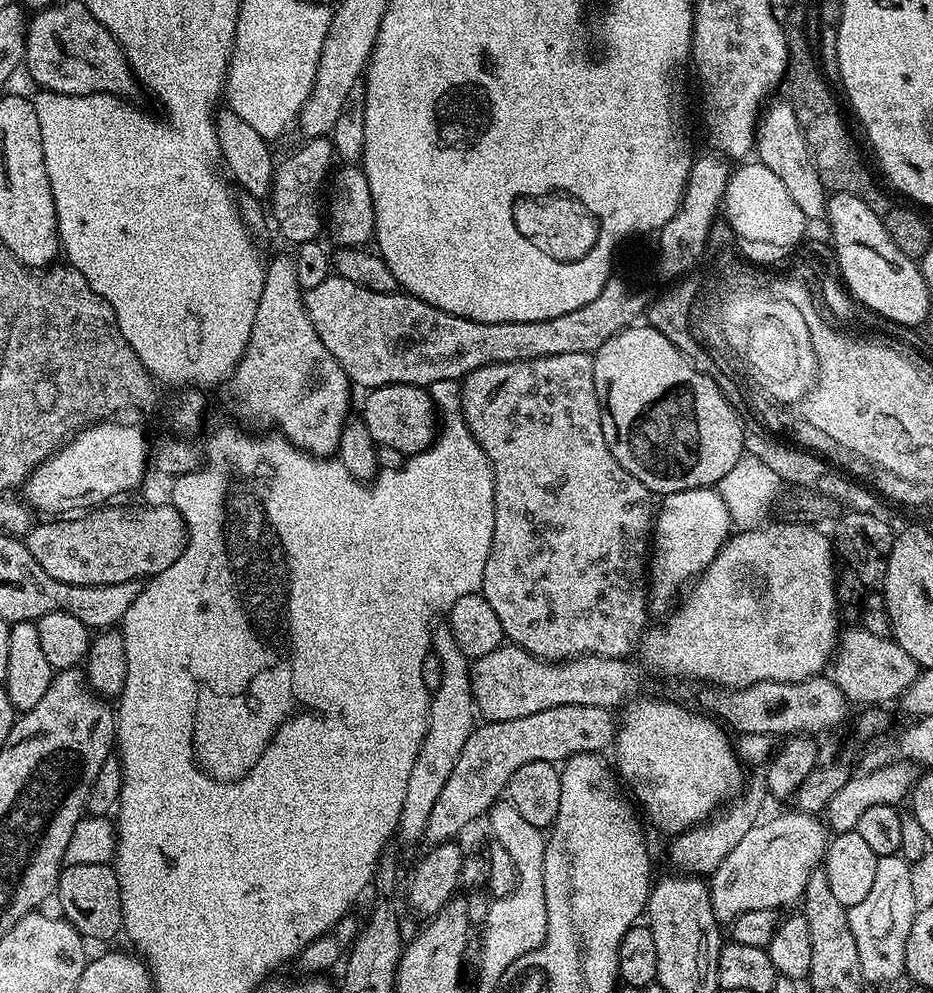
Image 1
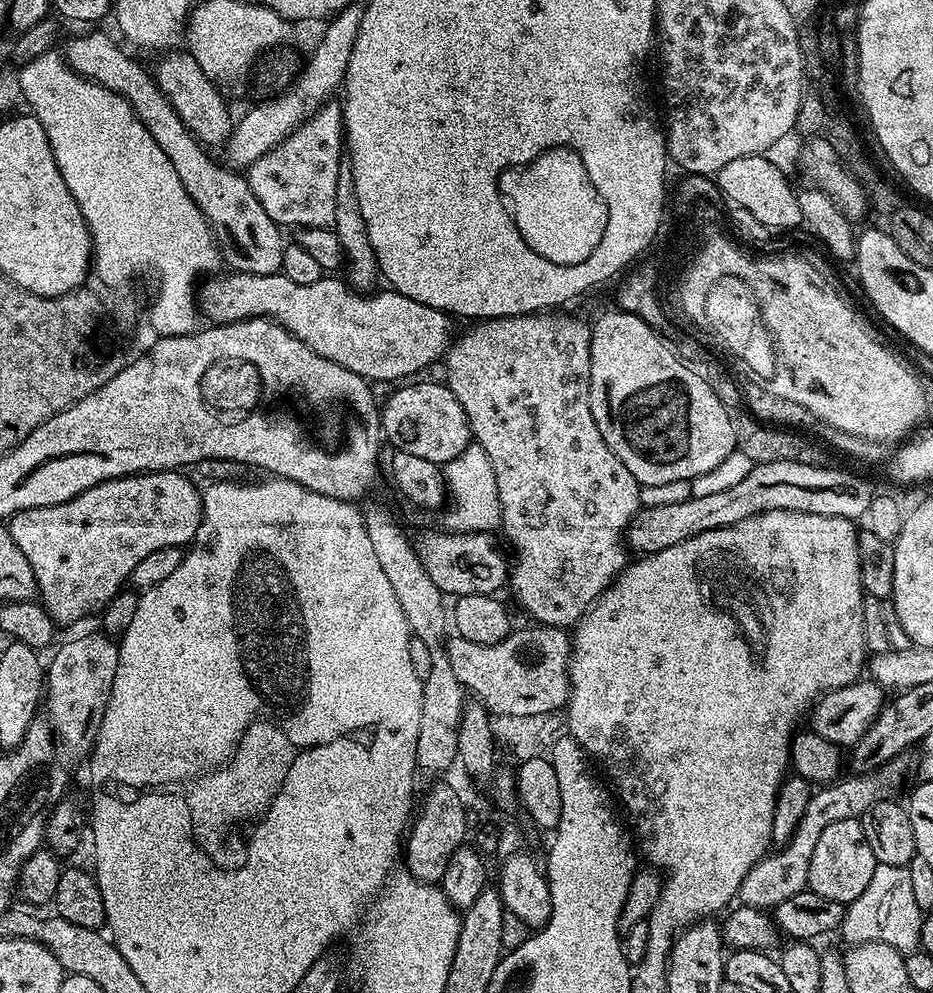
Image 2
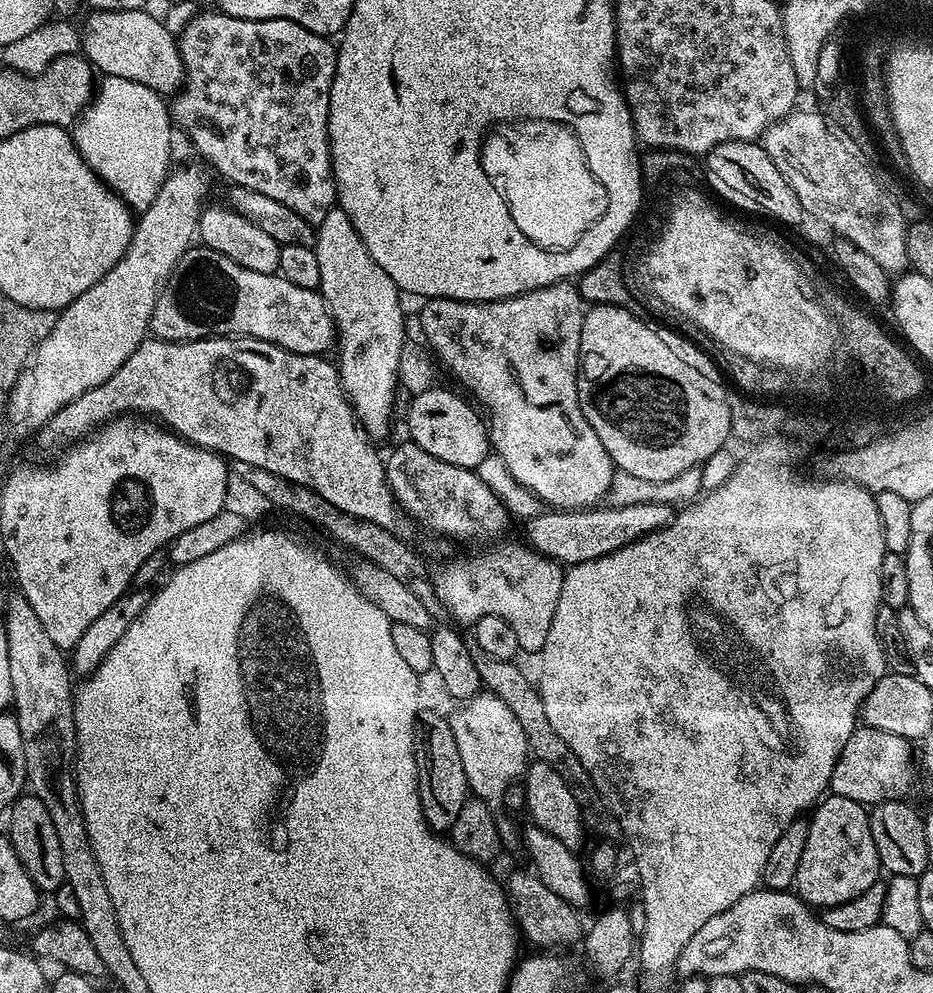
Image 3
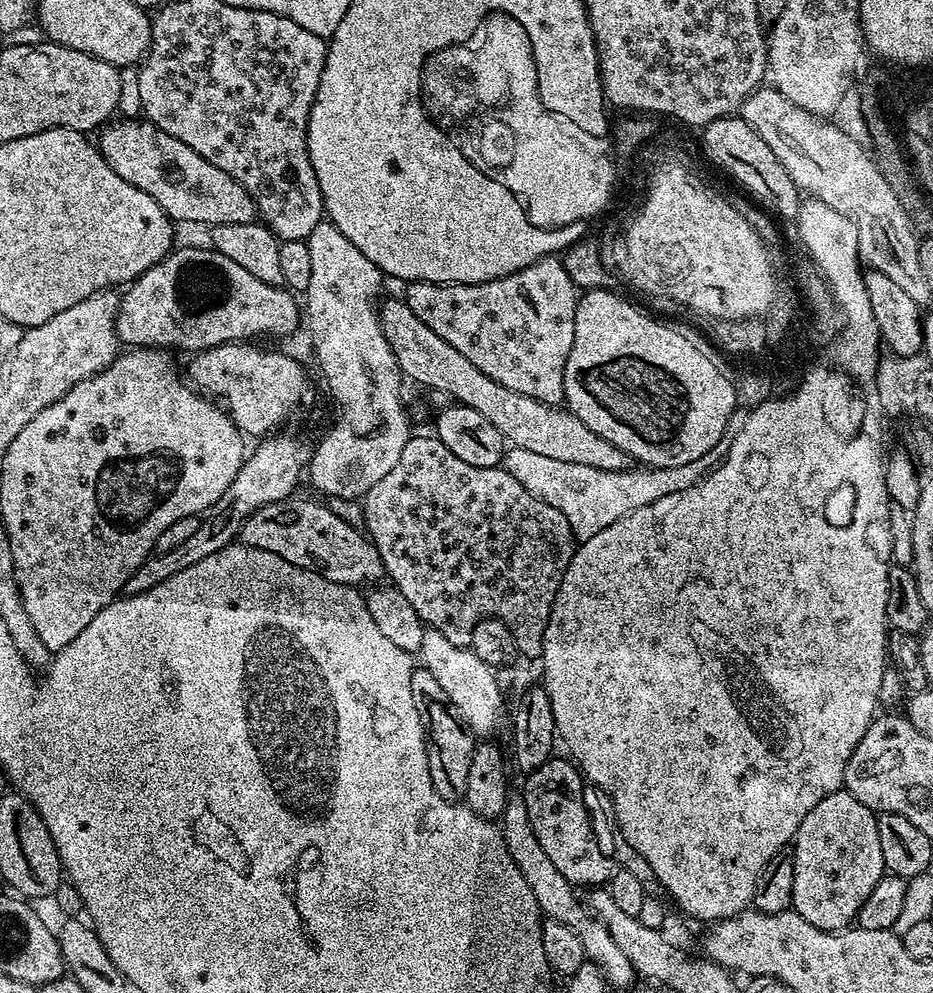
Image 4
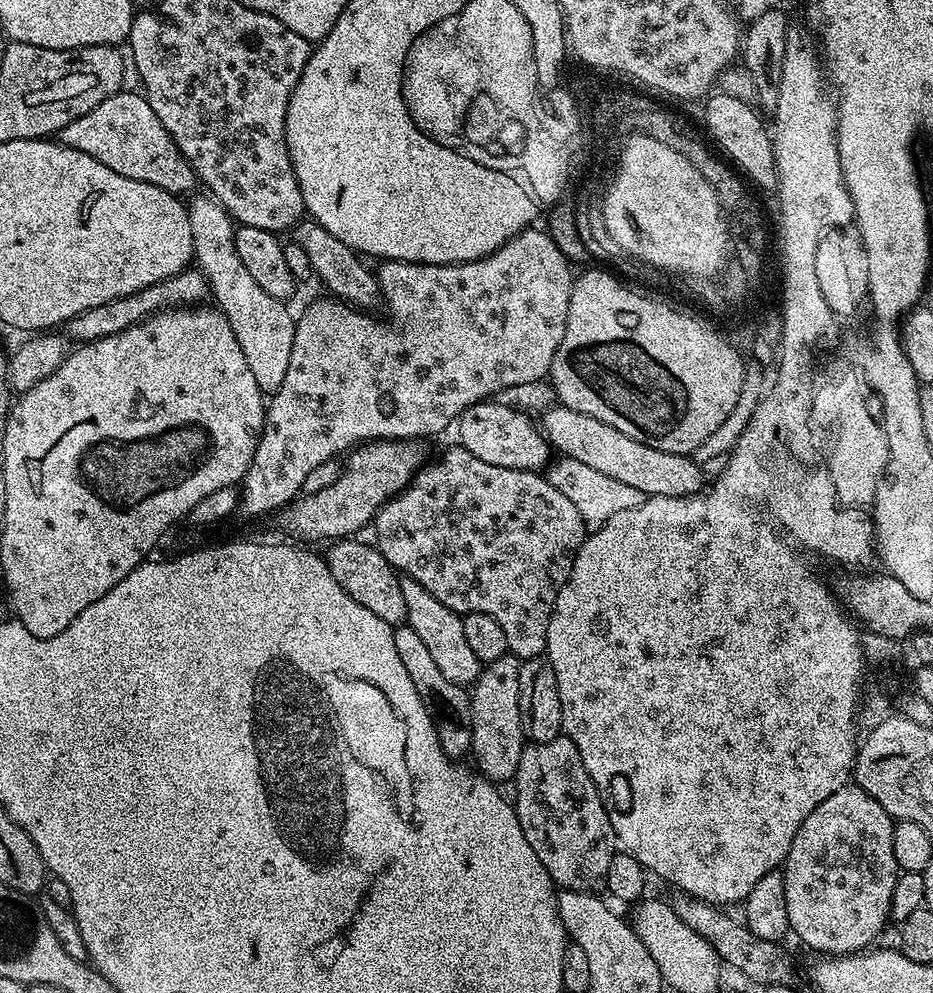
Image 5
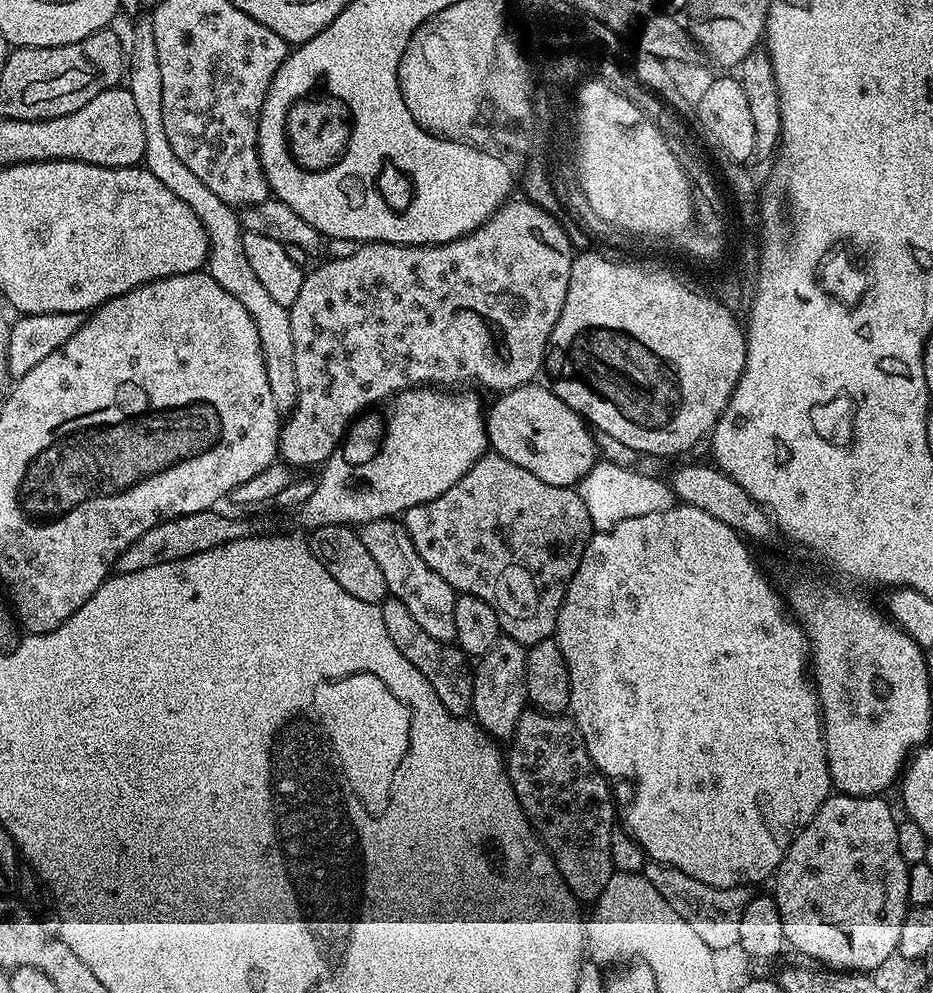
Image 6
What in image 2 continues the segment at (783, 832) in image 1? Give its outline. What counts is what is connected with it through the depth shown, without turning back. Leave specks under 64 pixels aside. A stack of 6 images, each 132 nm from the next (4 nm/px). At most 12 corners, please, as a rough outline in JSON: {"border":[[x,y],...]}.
{"border":[[907,759],[817,787],[790,842],[742,878],[743,907],[805,891],[826,826],[891,800]]}

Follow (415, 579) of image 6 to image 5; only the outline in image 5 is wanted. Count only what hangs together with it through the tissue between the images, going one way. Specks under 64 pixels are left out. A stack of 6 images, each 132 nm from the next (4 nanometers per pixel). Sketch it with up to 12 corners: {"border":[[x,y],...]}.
{"border":[[404,578],[407,627],[438,670],[475,684],[482,665],[461,613]]}

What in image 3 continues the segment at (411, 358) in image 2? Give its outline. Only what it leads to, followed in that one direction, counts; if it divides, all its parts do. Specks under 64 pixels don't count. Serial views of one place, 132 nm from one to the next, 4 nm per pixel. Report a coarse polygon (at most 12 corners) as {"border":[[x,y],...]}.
{"border":[[203,246],[178,258],[150,332],[252,336],[303,356],[338,340],[317,289]]}

